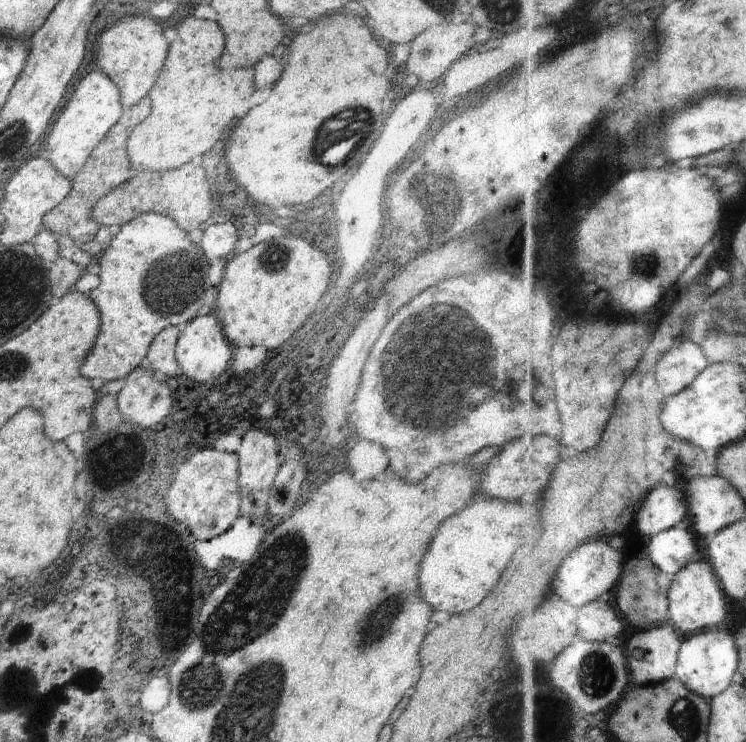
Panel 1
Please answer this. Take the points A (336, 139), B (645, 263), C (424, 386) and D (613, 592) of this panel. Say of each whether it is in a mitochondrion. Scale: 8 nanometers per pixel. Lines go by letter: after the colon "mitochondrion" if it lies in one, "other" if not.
A: mitochondrion
B: mitochondrion
C: mitochondrion
D: other

